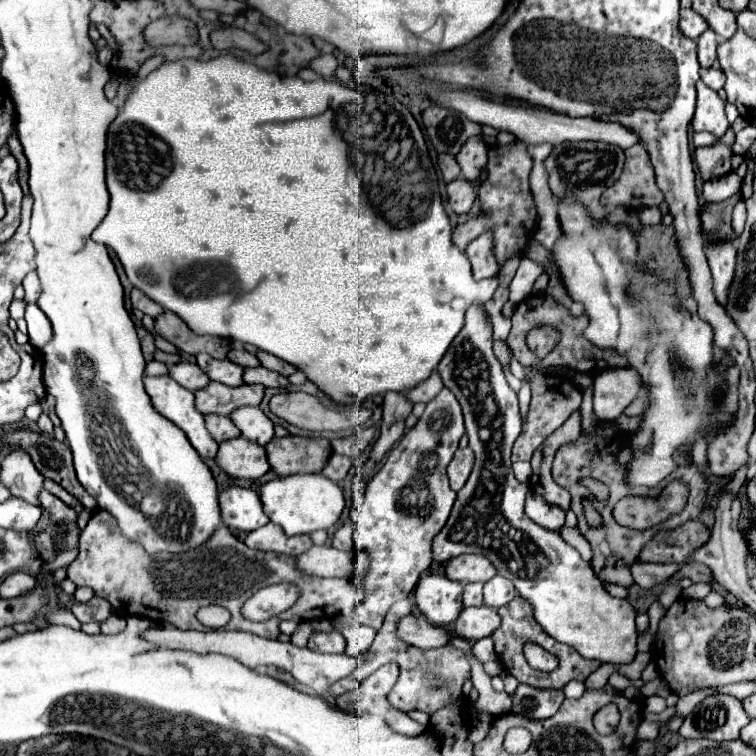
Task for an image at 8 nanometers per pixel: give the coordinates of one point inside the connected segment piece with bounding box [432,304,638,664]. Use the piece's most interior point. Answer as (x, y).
(569, 602)

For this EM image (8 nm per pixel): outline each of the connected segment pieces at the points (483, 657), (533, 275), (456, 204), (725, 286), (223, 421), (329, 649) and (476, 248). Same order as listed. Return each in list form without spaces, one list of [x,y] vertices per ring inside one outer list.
[[[490,636],[486,638],[480,638],[478,642],[474,642],[472,646],[472,652],[476,654],[476,658],[480,662],[488,662],[488,660],[496,660],[496,652],[494,652],[494,642]]]
[[[524,262],[522,266],[518,266],[518,272],[510,284],[510,300],[512,302],[520,302],[520,298],[528,298],[530,296],[530,286],[534,284],[534,280],[544,272],[542,264],[534,264],[534,262]]]
[[[458,178],[454,182],[450,182],[446,186],[446,192],[448,192],[448,204],[452,206],[452,210],[460,216],[460,214],[468,214],[474,200],[476,200],[476,194],[474,194],[474,188],[472,188],[472,182],[464,180],[464,178]]]
[[[720,244],[720,248],[706,246],[708,264],[714,276],[714,294],[722,306],[728,304],[728,290],[734,280],[736,260],[732,260],[732,244]]]
[[[218,414],[206,416],[206,428],[216,442],[224,442],[224,440],[240,436],[240,430],[234,426],[234,422],[230,418],[224,418],[224,416],[218,416]]]
[[[314,632],[308,638],[308,648],[322,654],[342,654],[346,650],[346,638],[340,632]]]
[[[478,236],[472,244],[468,244],[466,256],[470,258],[476,280],[492,278],[498,274],[498,264],[492,256],[492,236]]]

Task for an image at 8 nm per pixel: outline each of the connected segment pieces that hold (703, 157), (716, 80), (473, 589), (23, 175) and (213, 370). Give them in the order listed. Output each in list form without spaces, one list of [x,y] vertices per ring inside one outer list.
[[[728,130],[722,138],[718,138],[712,146],[696,148],[696,164],[704,180],[714,180],[720,176],[726,176],[732,166],[732,144],[734,144],[734,132]]]
[[[708,68],[708,70],[700,70],[700,80],[710,86],[712,90],[720,90],[724,86],[724,72],[720,68]]]
[[[472,582],[472,584],[466,584],[464,586],[464,594],[462,594],[462,604],[464,608],[466,606],[482,606],[484,600],[482,600],[482,582]]]
[[[16,134],[10,136],[8,148],[10,148],[10,154],[12,154],[12,156],[18,160],[18,164],[20,164],[20,170],[18,170],[18,174],[20,174],[20,186],[22,186],[24,194],[28,194],[28,160],[26,160],[26,156],[24,156],[24,152],[22,152],[22,144],[20,144],[20,140],[18,140]]]
[[[198,354],[196,356],[196,364],[208,374],[210,380],[222,382],[226,386],[240,386],[240,384],[244,384],[242,382],[244,368],[236,366],[230,360],[216,360],[216,358],[208,356],[208,354]]]

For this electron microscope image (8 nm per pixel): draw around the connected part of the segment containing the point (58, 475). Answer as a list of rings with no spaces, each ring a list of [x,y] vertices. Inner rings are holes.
[[[28,430],[10,432],[4,436],[4,442],[10,446],[22,446],[32,456],[32,462],[42,472],[42,476],[66,488],[72,496],[76,496],[82,502],[86,510],[96,508],[96,500],[82,488],[82,484],[76,478],[72,452],[66,442],[58,442],[52,436]]]

